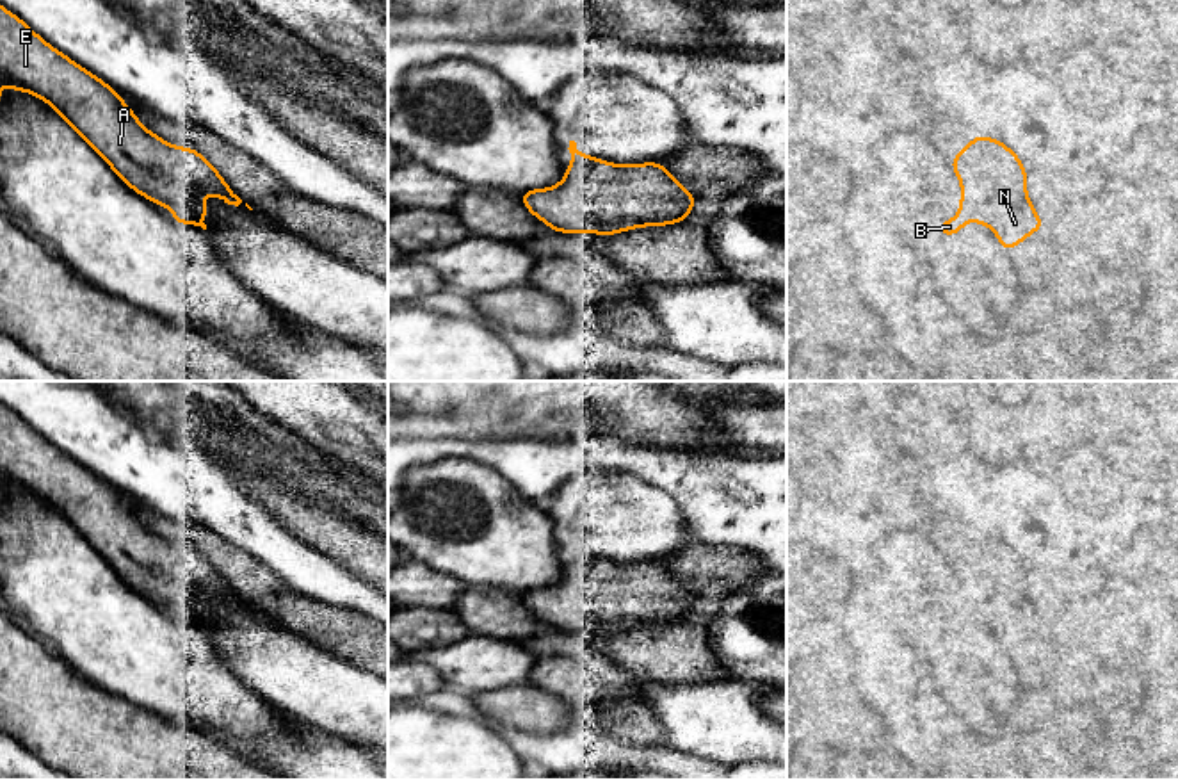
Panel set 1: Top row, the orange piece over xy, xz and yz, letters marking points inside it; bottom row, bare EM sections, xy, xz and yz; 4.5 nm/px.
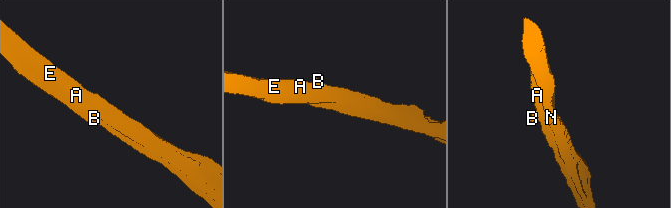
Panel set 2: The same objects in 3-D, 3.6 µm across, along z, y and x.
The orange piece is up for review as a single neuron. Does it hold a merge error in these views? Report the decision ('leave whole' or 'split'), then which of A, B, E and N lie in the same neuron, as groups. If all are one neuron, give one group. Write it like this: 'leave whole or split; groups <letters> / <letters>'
split; groups A E N / B

